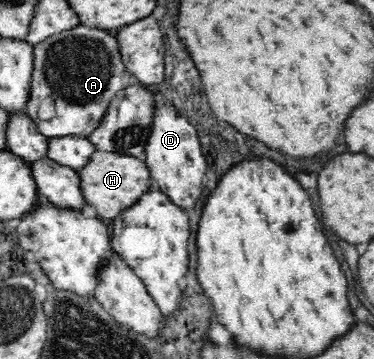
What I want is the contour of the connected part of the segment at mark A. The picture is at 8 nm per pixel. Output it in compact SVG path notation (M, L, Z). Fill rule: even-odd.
M76 24L32 46L33 68L26 110L45 137L62 134L87 137L99 125L115 94L137 82L126 69L116 38L106 30Z

